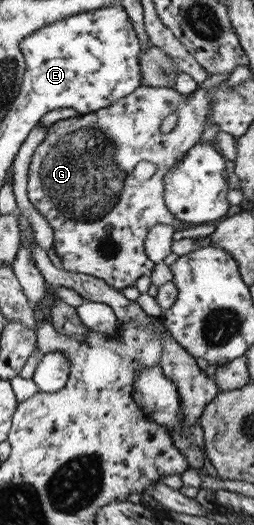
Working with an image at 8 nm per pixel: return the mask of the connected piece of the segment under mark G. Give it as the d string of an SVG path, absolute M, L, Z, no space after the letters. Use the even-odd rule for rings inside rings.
M141 85L128 97L71 119L56 121L46 132L46 138L33 154L29 166L28 198L33 207L49 222L54 233L54 253L65 271L91 275L102 279L112 289L122 291L142 275L150 276L155 262L145 253L147 232L155 224L176 227L180 220L166 208L164 202L164 177L171 168L186 156L206 129L206 122L213 122L209 91L206 86L185 97L169 87ZM175 113L178 120L168 133L161 132L161 123L167 115ZM139 161L151 161L156 165L154 175L144 181L133 176Z

